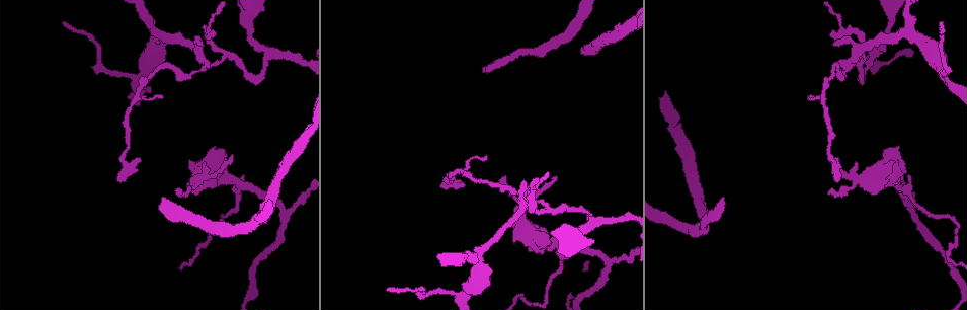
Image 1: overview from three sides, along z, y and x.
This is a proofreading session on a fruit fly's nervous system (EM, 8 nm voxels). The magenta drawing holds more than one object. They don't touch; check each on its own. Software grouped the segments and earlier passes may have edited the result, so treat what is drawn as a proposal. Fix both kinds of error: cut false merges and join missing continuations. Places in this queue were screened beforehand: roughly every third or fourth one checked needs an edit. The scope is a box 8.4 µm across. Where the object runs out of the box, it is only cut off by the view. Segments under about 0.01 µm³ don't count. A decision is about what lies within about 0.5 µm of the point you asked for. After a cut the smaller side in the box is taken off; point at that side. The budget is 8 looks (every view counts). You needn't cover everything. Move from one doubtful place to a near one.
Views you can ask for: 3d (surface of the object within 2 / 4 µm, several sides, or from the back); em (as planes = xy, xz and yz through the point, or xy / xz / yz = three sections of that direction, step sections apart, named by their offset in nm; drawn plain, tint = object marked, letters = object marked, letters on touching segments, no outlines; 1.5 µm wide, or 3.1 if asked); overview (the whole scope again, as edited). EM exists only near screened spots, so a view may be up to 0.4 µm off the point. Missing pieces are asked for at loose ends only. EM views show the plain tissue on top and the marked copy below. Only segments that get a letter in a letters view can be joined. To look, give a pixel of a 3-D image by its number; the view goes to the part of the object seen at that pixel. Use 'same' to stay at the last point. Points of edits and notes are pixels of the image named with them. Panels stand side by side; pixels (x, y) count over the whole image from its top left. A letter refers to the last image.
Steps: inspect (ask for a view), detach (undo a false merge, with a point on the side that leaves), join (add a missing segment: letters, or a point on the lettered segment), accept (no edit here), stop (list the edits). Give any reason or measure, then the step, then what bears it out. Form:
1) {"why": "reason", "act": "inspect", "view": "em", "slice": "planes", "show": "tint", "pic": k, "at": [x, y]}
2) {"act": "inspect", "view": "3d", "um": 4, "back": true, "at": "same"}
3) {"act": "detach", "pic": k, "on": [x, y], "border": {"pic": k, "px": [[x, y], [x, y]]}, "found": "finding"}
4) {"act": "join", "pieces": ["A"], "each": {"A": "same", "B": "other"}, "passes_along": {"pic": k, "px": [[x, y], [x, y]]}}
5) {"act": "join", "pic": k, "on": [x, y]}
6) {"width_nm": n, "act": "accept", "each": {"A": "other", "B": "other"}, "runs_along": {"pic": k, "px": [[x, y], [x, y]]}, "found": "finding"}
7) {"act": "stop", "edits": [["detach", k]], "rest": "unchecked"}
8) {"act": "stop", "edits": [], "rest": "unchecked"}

{"why": "branch stops here", "act": "inspect", "view": "em", "slice": "xz", "step": 4, "show": "tint", "pic": 1, "at": [180, 191]}

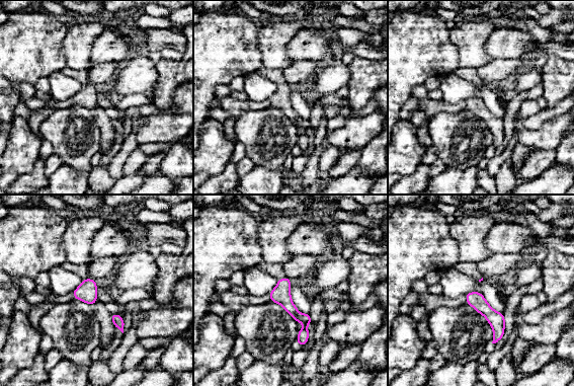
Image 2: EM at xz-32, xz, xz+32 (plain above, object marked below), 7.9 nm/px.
{"why": "another direction", "act": "inspect", "view": "em", "slice": "planes", "show": "tint", "at": "same"}

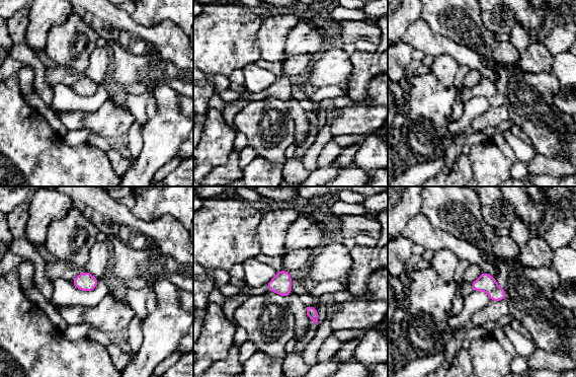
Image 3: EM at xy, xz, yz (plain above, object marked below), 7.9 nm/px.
{"why": "see the neighbours", "act": "inspect", "view": "em", "slice": "planes", "show": "letters", "at": "same"}

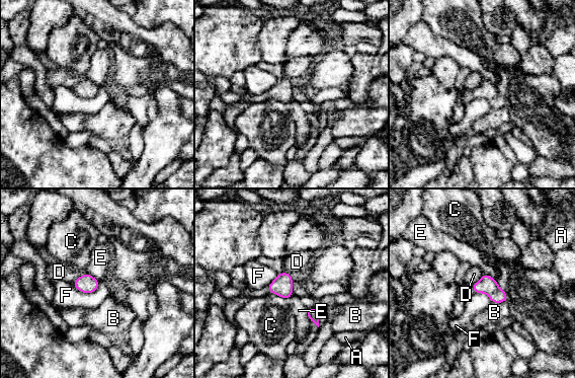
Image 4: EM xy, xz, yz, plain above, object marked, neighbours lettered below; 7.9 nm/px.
{"act": "accept", "each": {"A": "other", "B": "other", "C": "other", "D": "other", "E": "other", "F": "other"}, "border": {"pic": 4, "px": [[99, 281], [92, 292], [72, 283]]}, "found": "no lettered segment goes on from it"}

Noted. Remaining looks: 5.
{"why": "branch stops here", "act": "inspect", "view": "3d", "um": 2, "pic": 1, "at": [486, 155]}

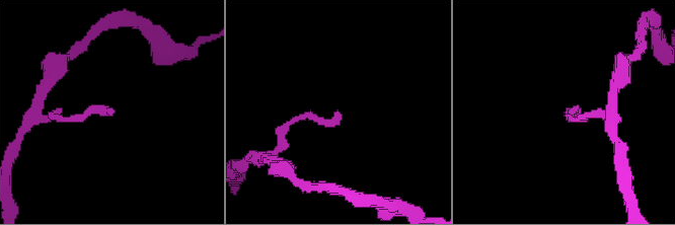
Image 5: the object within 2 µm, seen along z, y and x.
{"act": "inspect", "view": "em", "slice": "planes", "show": "letters", "pic": 5, "at": [339, 113]}

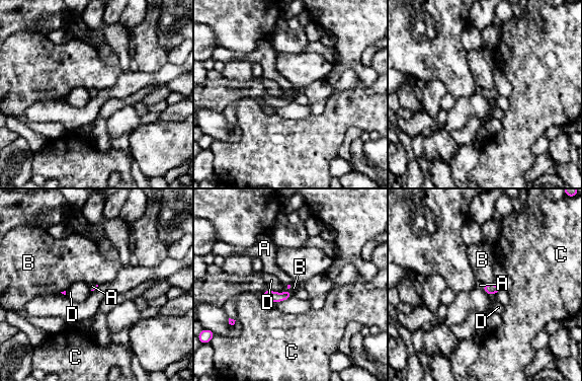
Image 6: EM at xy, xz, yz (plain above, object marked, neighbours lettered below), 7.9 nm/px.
{"act": "accept", "each": {"A": "other", "B": "other", "C": "other", "D": "other"}, "border": {"pic": 6, "px": [[290, 285], [284, 292], [278, 293]]}, "found": "no lettered segment goes on from it"}

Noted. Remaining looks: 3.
{"why": "a fork", "act": "inspect", "view": "3d", "um": 2, "pic": 1, "at": [283, 213]}

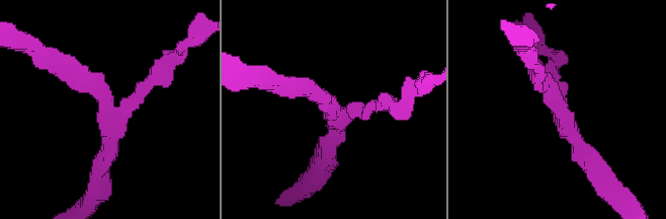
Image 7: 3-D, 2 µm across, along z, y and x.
{"arms": 3, "why": "now the EM", "act": "inspect", "view": "em", "slice": "planes", "show": "tint", "pic": 7, "at": [334, 111]}

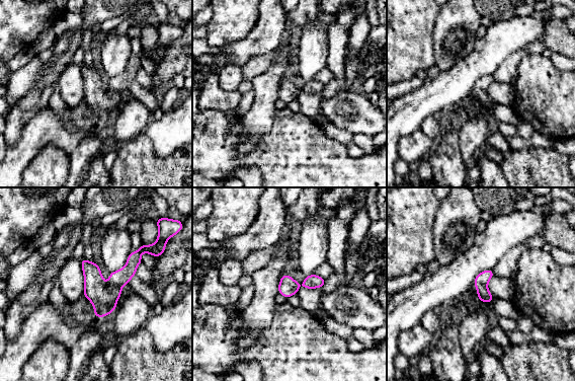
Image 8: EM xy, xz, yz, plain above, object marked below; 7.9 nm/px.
{"act": "inspect", "view": "em", "slice": "planes", "show": "letters", "at": "same"}

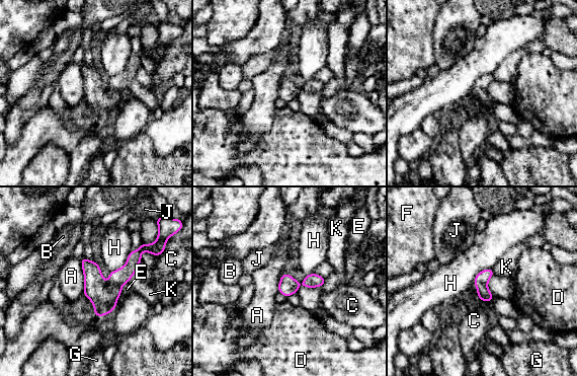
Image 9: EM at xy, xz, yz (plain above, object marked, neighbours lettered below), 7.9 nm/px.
{"act": "accept", "each": {"A": "other", "B": "other", "C": "other", "D": "other", "E": "other", "F": "other", "G": "other", "H": "other", "J": "other", "K": "other"}, "border": {"pic": 9, "px": [[80, 258], [83, 272], [83, 294]]}, "found": "one cell here"}

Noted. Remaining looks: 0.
{"act": "stop", "edits": [], "rest": "unchecked"}

